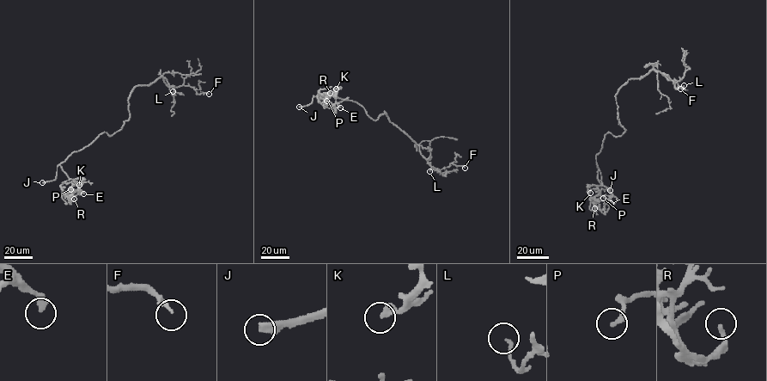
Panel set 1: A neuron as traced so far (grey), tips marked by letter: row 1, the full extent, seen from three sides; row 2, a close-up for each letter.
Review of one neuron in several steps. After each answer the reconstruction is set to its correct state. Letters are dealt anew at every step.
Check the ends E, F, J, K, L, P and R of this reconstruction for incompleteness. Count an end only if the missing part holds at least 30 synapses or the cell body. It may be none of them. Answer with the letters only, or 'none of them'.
J, P

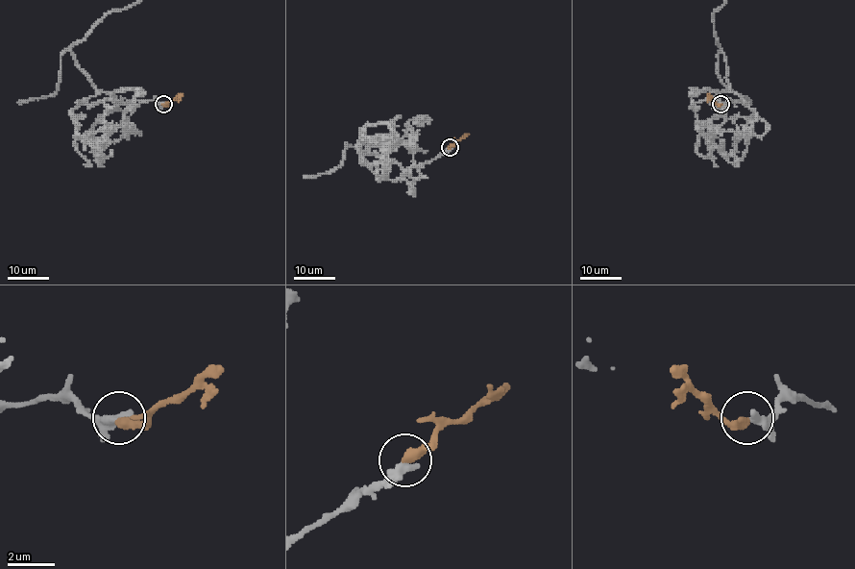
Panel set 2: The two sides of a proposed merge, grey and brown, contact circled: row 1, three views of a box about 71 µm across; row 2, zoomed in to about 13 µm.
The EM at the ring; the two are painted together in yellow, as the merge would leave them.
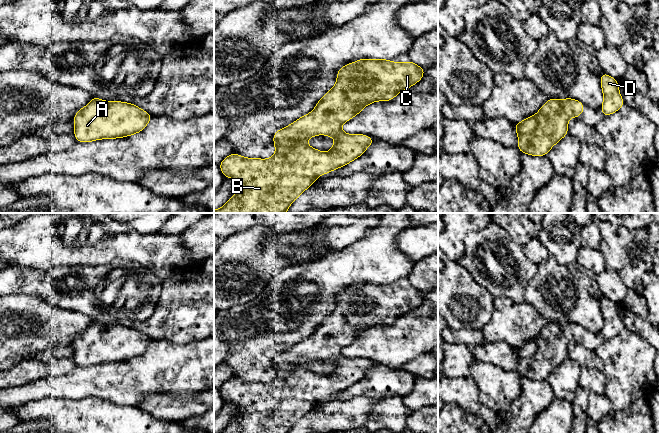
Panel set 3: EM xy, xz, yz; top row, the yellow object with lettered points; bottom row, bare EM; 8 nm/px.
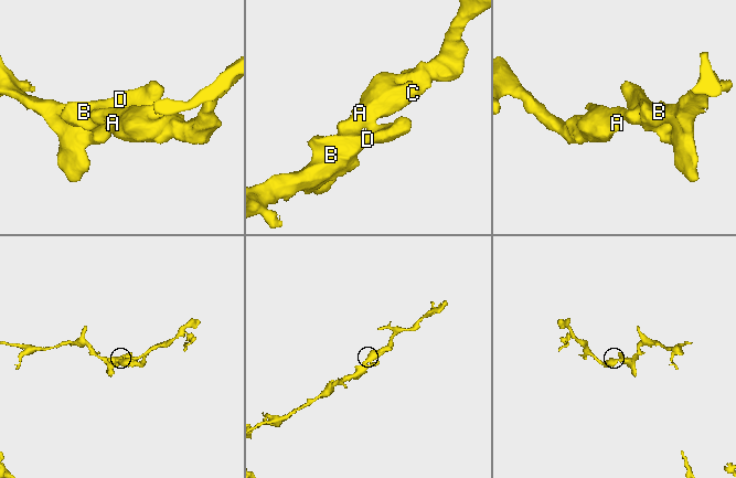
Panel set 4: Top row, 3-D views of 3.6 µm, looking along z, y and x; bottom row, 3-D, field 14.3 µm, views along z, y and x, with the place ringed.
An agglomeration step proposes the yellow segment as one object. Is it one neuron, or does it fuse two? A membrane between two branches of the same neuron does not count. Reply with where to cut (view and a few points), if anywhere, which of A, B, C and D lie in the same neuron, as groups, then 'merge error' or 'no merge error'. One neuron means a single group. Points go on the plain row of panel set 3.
no cut | A B C D | no merge error

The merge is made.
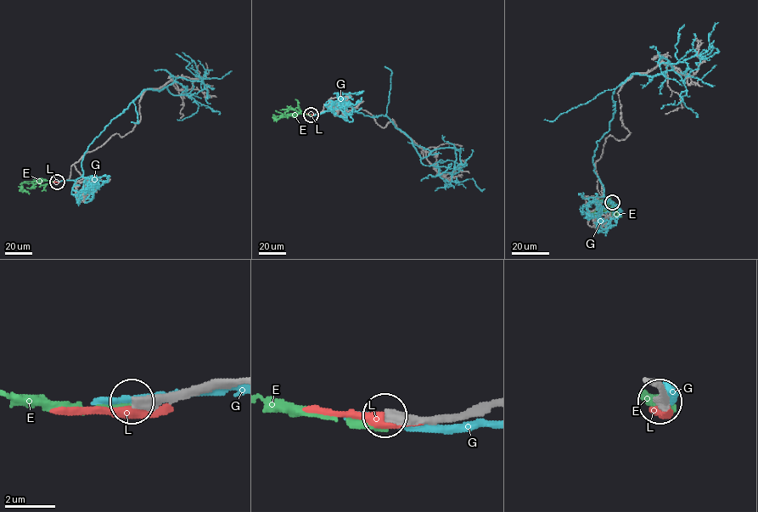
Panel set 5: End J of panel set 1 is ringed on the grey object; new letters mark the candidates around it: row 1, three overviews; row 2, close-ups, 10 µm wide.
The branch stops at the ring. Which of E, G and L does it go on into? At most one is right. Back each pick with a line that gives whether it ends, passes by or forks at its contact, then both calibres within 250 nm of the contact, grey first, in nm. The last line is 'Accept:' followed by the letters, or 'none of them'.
Accept: none of them

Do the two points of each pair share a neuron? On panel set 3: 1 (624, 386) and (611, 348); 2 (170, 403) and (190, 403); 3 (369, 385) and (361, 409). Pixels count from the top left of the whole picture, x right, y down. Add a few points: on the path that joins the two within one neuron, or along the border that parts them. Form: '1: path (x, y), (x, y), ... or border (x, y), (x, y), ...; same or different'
1: path (624, 377), (624, 365), (616, 357); same
2: path (175, 403), (185, 403); same
3: border (378, 399), (353, 396), (342, 401); different

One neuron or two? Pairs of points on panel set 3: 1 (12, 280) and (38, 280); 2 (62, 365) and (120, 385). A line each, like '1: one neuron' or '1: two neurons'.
1: one neuron
2: two neurons

